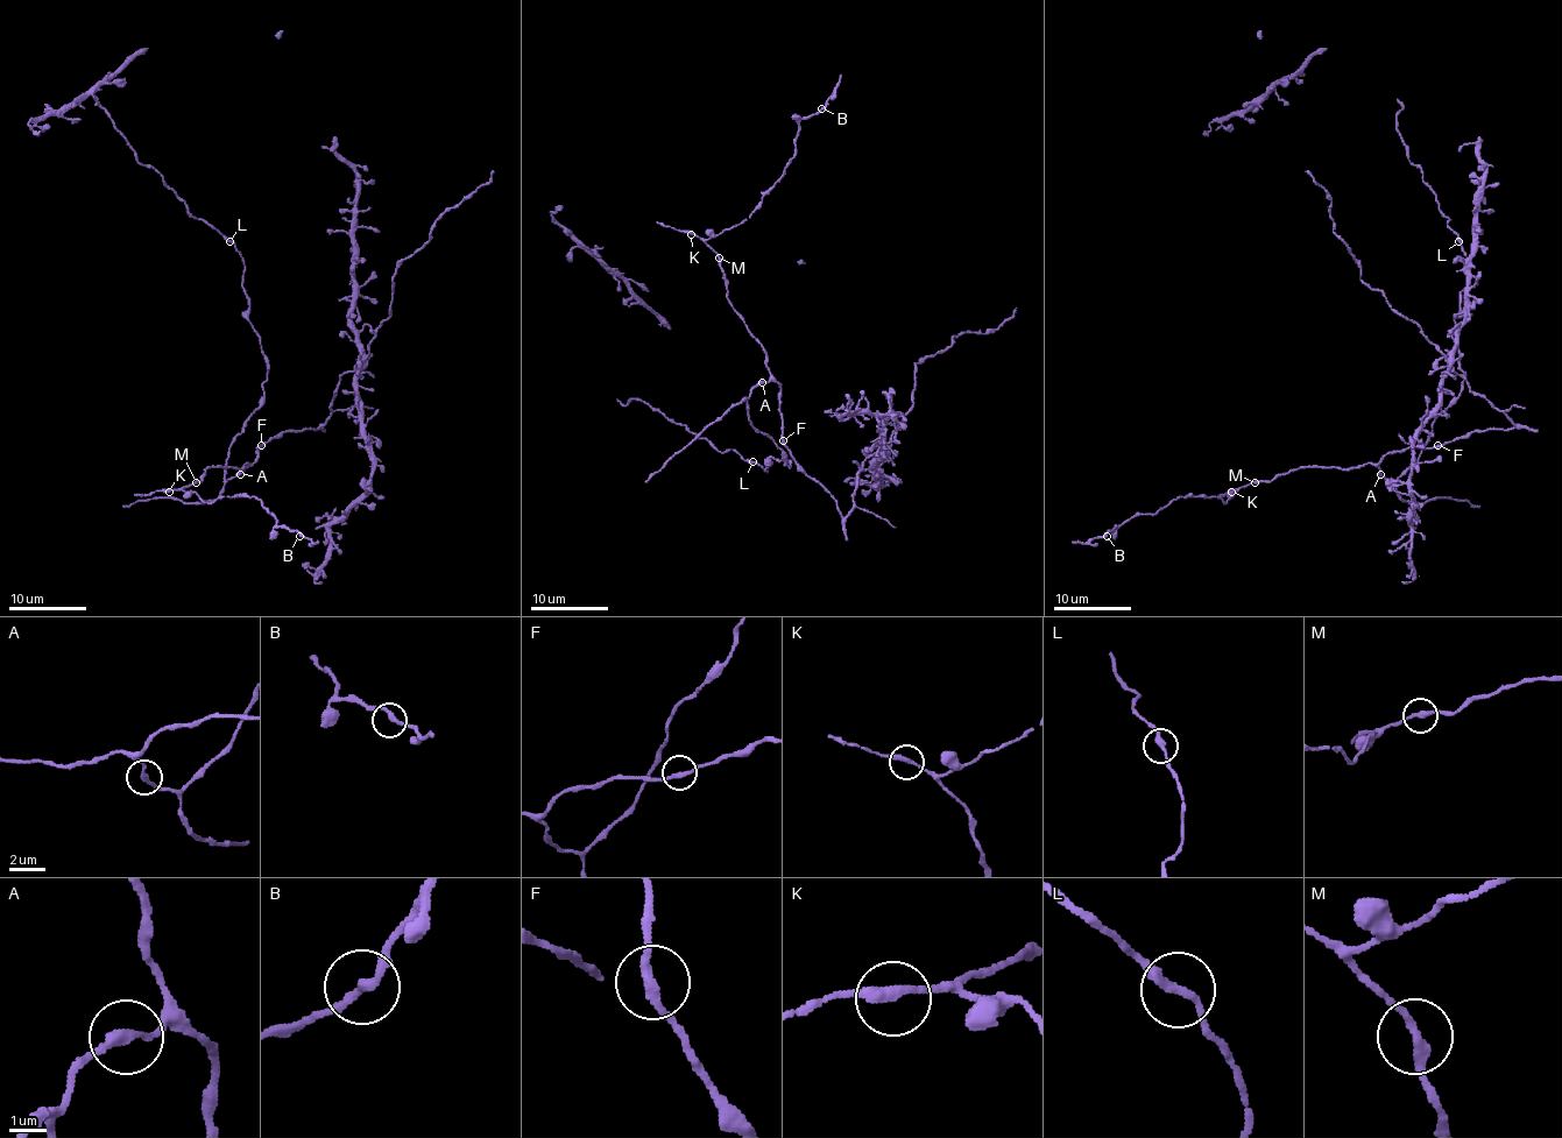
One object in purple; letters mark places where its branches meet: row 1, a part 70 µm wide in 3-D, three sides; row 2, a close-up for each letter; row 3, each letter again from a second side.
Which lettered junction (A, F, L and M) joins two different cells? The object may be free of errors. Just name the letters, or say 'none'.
none

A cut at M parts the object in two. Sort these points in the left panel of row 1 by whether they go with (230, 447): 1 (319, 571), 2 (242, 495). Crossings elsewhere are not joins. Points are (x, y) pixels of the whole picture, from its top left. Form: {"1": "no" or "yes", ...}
{"1": "yes", "2": "no"}

